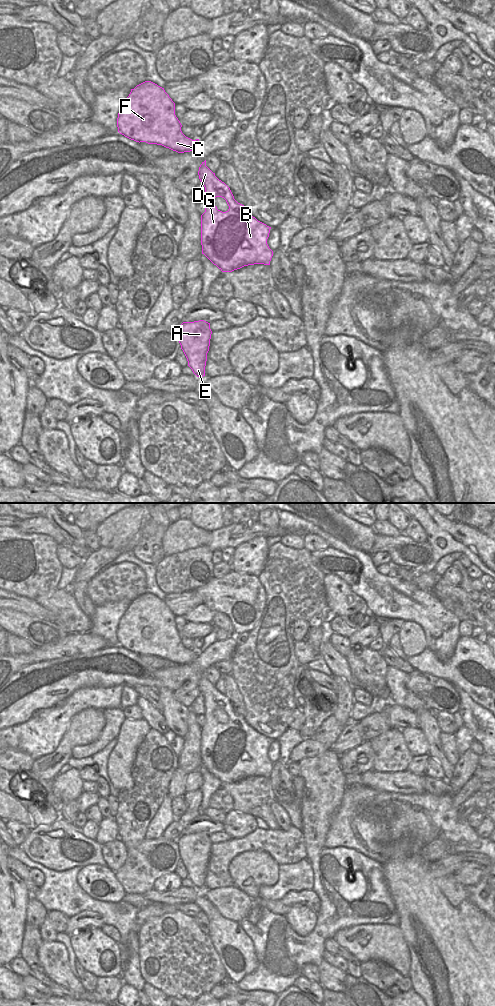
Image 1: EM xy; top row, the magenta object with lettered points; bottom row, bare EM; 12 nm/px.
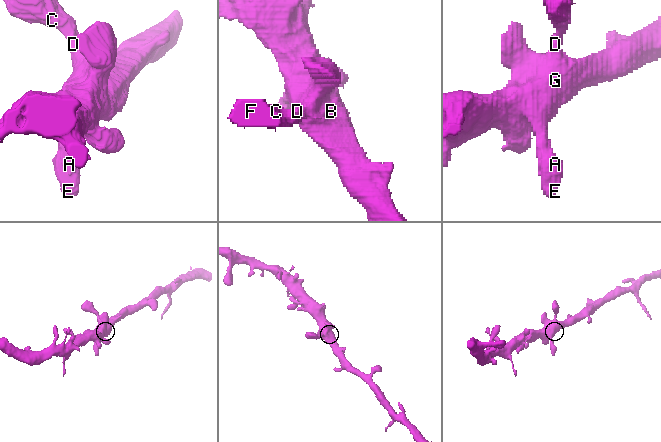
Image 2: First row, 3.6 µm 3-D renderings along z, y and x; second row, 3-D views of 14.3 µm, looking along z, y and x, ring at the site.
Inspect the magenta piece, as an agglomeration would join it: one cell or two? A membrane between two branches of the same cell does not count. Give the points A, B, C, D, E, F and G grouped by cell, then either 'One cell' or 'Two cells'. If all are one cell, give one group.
Groups: A B C D E F G. One cell

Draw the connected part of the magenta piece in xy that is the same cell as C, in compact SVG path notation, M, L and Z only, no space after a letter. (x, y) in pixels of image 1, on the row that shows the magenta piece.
M145 81L131 89L119 110L117 127L120 134L131 140L162 145L178 153L192 151L199 141L192 140L182 133L182 125L175 115L175 103L164 88L151 81Z

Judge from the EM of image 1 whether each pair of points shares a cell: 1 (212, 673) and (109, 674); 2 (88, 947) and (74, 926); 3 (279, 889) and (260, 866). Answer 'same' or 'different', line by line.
1: different
2: different
3: different

